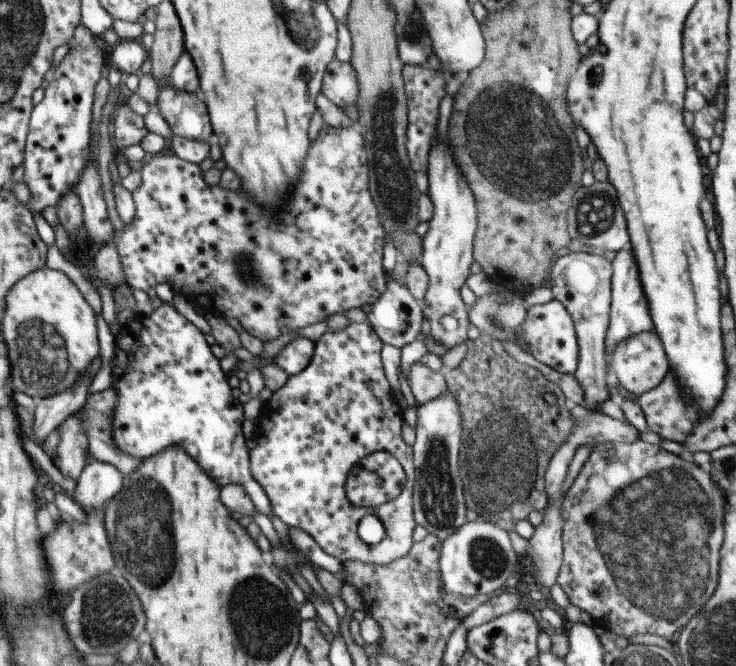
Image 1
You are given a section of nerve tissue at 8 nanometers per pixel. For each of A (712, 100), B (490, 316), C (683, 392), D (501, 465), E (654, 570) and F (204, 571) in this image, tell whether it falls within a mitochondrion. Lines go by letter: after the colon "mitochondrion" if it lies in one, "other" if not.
A: other
B: mitochondrion
C: other
D: mitochondrion
E: mitochondrion
F: other

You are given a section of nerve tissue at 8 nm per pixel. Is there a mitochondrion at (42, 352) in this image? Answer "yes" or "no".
yes

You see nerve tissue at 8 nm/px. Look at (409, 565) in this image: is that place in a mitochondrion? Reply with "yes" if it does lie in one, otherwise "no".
no

